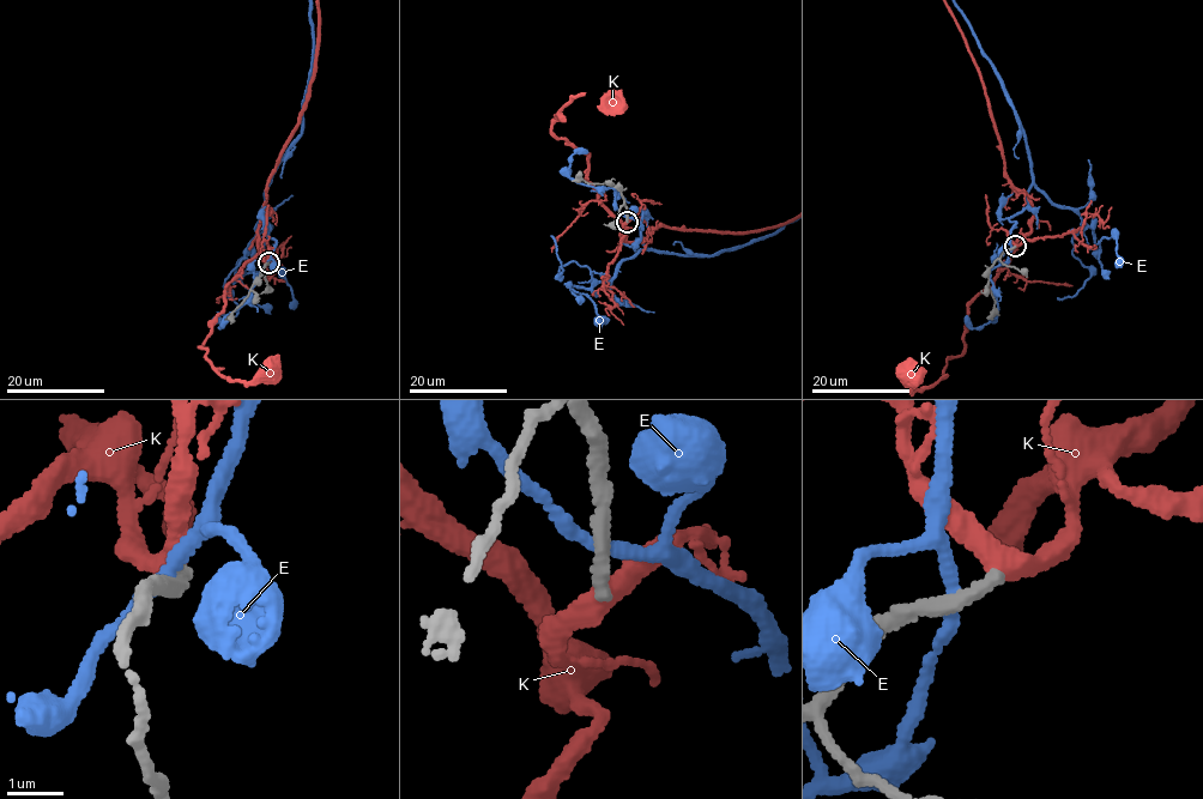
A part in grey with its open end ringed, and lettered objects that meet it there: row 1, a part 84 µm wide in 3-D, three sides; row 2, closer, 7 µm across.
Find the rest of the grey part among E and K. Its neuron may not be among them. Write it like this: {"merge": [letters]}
{"merge": []}

